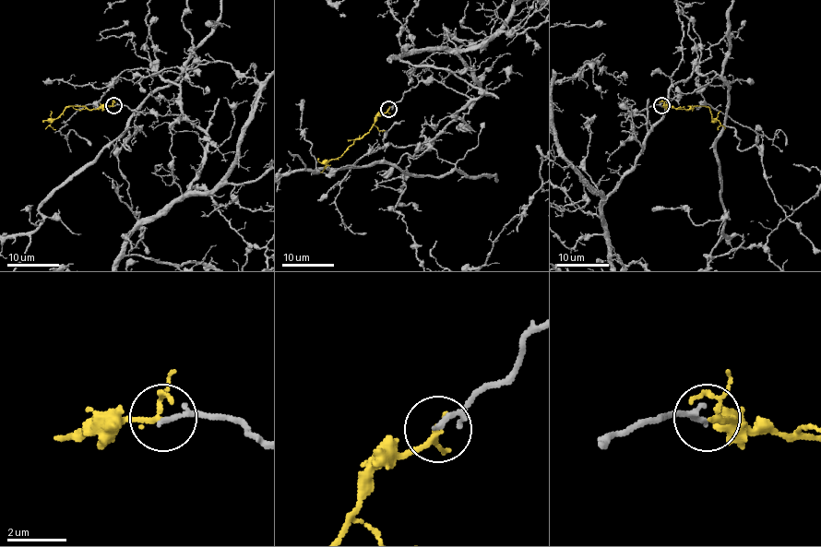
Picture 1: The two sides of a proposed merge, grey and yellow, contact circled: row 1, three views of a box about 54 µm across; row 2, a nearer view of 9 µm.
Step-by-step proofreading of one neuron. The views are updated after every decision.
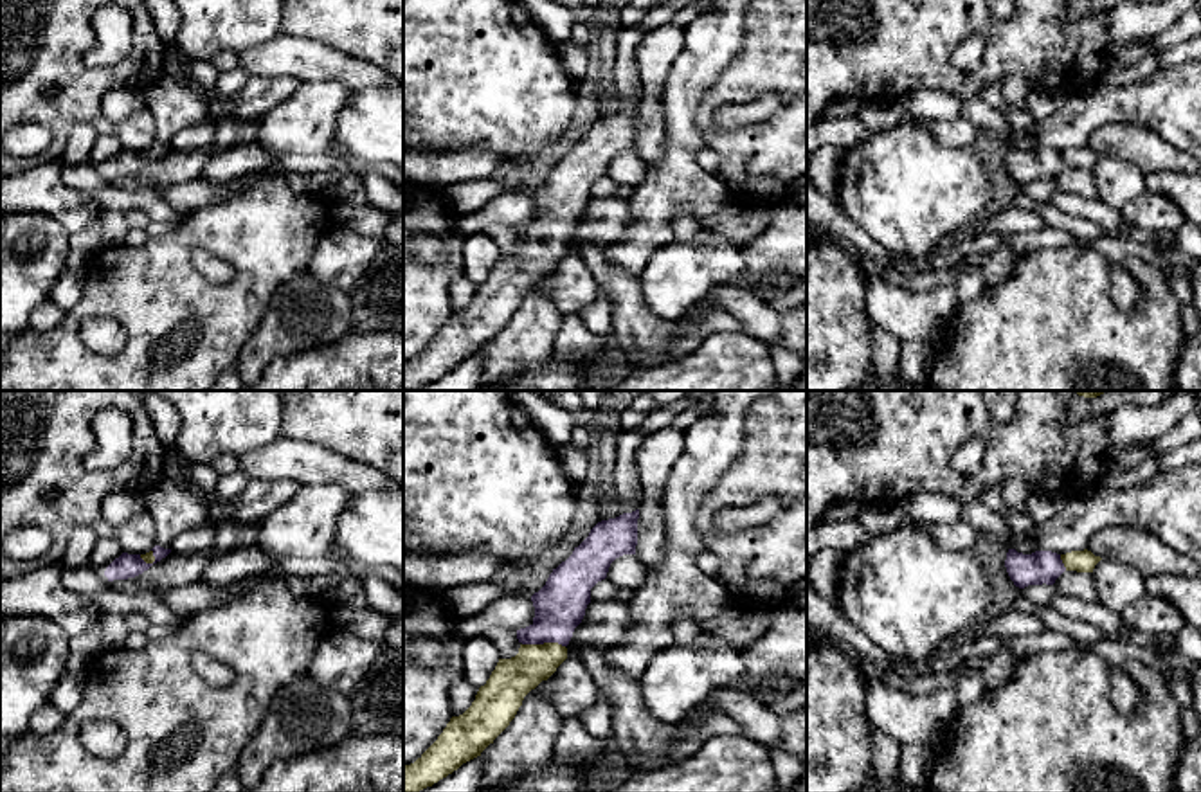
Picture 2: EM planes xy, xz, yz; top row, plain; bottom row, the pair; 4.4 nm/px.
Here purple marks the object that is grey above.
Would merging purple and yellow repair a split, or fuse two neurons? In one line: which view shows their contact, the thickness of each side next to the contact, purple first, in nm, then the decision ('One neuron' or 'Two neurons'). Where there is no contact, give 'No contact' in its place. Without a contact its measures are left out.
Touches purple in xz. Thickness 220 nm (purple) against 190 nm. One neuron

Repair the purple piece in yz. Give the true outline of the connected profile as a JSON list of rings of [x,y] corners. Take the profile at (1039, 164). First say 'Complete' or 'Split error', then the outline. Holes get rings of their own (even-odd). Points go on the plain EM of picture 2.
Split error. [[[1008,146],[1005,164],[1016,184],[1053,182],[1064,167],[1093,169],[1100,158],[1091,148],[1071,148],[1057,151],[1052,148],[1035,148],[1032,151]]]

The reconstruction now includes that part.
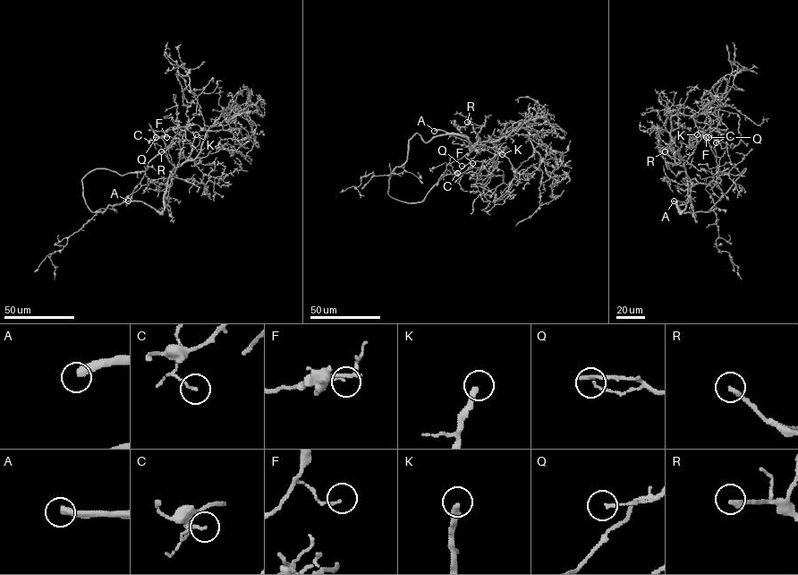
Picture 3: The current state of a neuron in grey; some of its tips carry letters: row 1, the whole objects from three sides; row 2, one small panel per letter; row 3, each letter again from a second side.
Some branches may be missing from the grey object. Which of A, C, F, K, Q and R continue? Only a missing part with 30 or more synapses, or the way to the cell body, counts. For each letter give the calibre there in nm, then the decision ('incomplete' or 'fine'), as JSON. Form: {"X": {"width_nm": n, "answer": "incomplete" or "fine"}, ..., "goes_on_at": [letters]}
{"A": {"width_nm": 360, "answer": "incomplete"}, "C": {"width_nm": 110, "answer": "fine"}, "F": {"width_nm": 120, "answer": "fine"}, "K": {"width_nm": 280, "answer": "incomplete"}, "Q": {"width_nm": 110, "answer": "fine"}, "R": {"width_nm": 220, "answer": "incomplete"}, "goes_on_at": ["A", "K", "R"]}

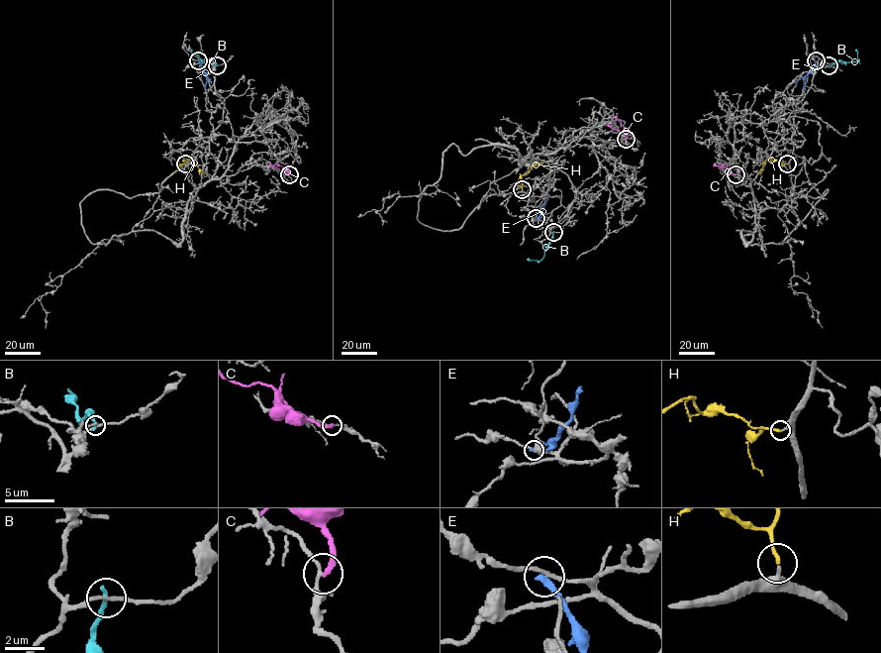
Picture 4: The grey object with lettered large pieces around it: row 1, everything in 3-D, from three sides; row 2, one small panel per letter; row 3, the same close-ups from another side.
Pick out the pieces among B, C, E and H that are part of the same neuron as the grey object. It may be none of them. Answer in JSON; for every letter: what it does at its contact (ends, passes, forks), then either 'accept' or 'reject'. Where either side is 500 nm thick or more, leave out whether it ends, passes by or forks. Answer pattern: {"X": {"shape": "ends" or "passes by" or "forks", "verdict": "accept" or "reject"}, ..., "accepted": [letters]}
{"B": {"shape": "ends", "verdict": "reject"}, "C": {"shape": "ends", "verdict": "reject"}, "E": {"shape": "ends", "verdict": "reject"}, "H": {"shape": "ends", "verdict": "accept"}, "accepted": ["H"]}

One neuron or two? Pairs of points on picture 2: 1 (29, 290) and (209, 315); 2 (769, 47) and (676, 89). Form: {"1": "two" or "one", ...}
{"1": "two", "2": "two"}

